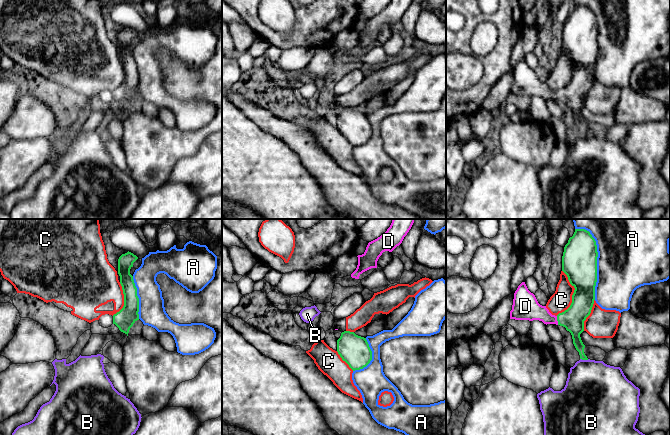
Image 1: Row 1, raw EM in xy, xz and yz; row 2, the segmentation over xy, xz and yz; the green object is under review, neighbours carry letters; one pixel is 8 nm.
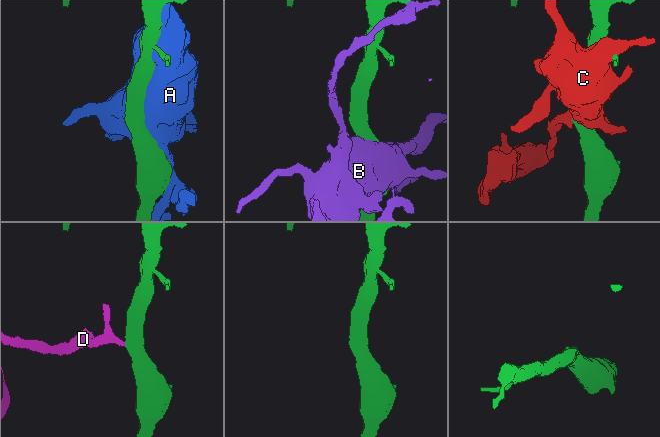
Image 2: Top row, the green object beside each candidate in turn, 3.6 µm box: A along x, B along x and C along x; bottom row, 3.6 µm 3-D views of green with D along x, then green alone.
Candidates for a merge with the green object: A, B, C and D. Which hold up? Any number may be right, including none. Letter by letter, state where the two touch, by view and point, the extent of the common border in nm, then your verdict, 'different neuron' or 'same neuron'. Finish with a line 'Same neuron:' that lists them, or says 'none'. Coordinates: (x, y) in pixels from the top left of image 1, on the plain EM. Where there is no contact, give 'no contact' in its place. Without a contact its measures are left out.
A: contact yz (596, 35); length 600 nm; different neuron
B: contact yz (584, 135); length 70 nm; different neuron
C: contact yz (572, 71); length 380 nm; different neuron
D: contact yz (557, 96); length 70 nm; same neuron
Same neuron: D

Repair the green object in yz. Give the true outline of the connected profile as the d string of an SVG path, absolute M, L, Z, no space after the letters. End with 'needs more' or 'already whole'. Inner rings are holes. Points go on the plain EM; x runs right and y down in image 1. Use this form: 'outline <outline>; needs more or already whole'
outline M575 5L562 32L562 47L575 64L570 83L557 92L552 91L546 82L538 79L535 71L528 66L525 58L522 58L514 69L510 95L539 96L546 101L565 103L572 111L580 135L588 136L580 110L584 107L584 97L590 91L595 76L597 33L596 17L590 8Z; needs more

